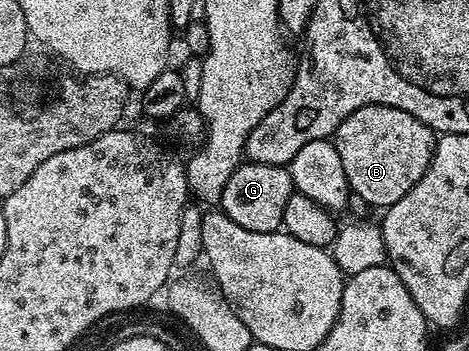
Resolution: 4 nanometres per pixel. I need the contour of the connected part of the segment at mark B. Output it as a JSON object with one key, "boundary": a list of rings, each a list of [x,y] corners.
{"boundary":[[[366,106],[357,108],[357,112],[335,129],[333,141],[352,195],[371,206],[386,208],[397,204],[397,200],[401,200],[401,196],[425,176],[435,151],[437,135],[421,124],[417,116],[401,112],[401,108]]]}

